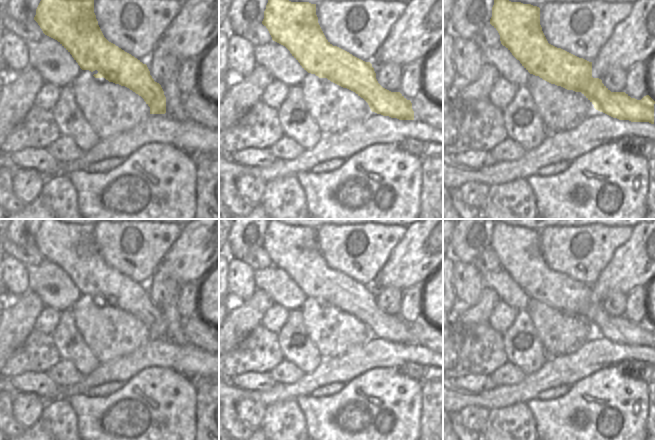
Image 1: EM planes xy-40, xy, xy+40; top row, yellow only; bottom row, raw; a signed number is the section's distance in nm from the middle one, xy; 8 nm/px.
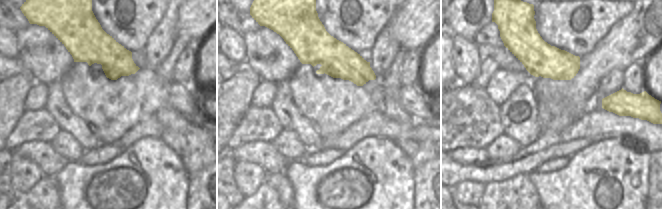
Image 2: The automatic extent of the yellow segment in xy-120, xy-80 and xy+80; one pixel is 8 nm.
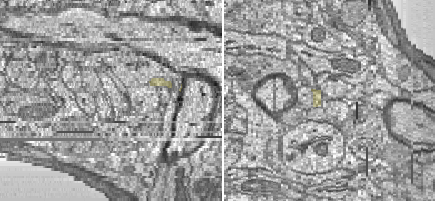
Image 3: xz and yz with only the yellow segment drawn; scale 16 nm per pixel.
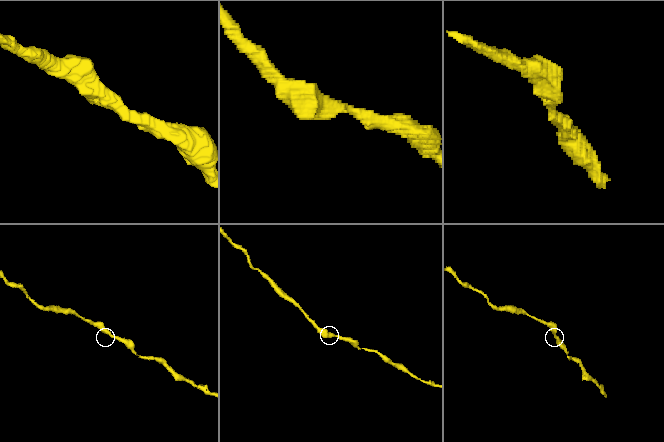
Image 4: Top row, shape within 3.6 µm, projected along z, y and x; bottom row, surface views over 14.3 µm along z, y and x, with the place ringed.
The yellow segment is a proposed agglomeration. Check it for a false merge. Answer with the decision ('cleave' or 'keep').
keep

